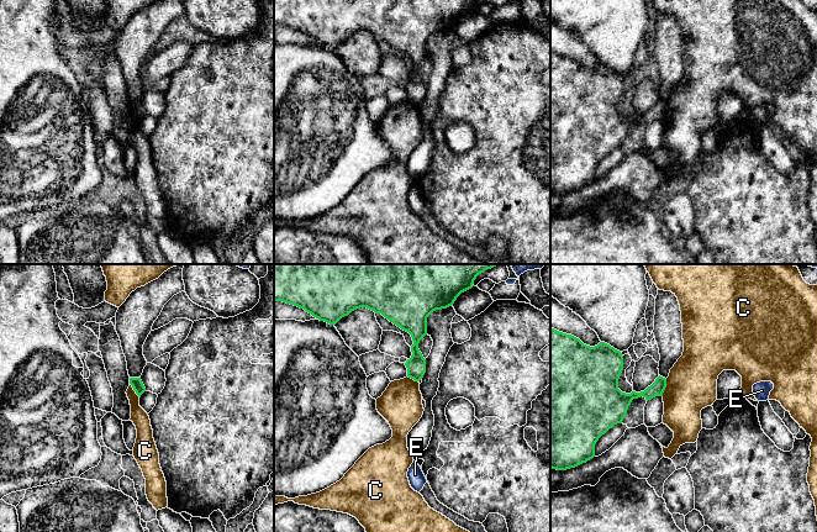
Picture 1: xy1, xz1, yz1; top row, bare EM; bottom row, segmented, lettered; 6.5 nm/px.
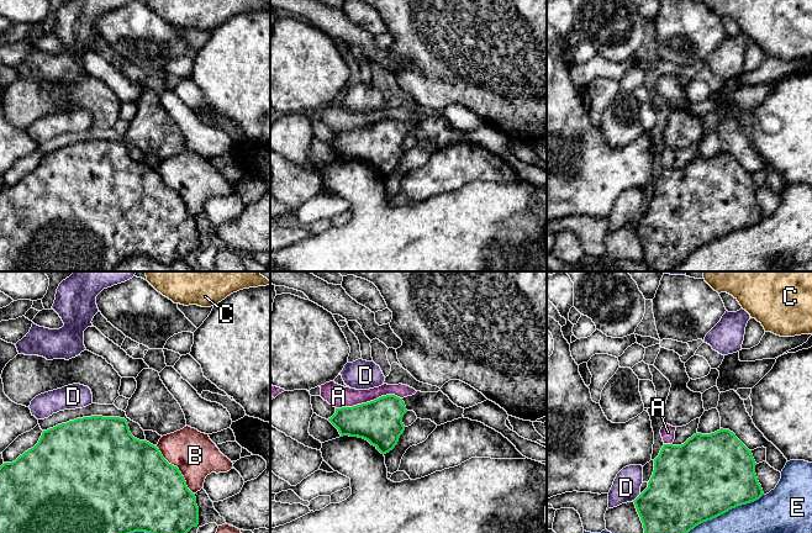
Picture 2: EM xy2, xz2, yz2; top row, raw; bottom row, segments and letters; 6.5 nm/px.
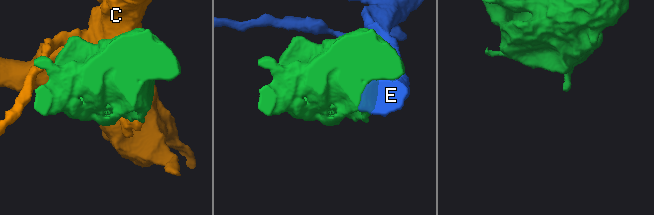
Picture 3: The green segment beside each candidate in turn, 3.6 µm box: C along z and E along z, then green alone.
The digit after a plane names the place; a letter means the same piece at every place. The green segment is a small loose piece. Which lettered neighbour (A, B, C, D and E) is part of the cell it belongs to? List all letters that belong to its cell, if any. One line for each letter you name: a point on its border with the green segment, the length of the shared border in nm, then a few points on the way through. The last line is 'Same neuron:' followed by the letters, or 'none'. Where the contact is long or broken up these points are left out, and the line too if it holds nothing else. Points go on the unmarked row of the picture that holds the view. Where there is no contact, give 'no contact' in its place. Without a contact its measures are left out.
Same neuron: none

